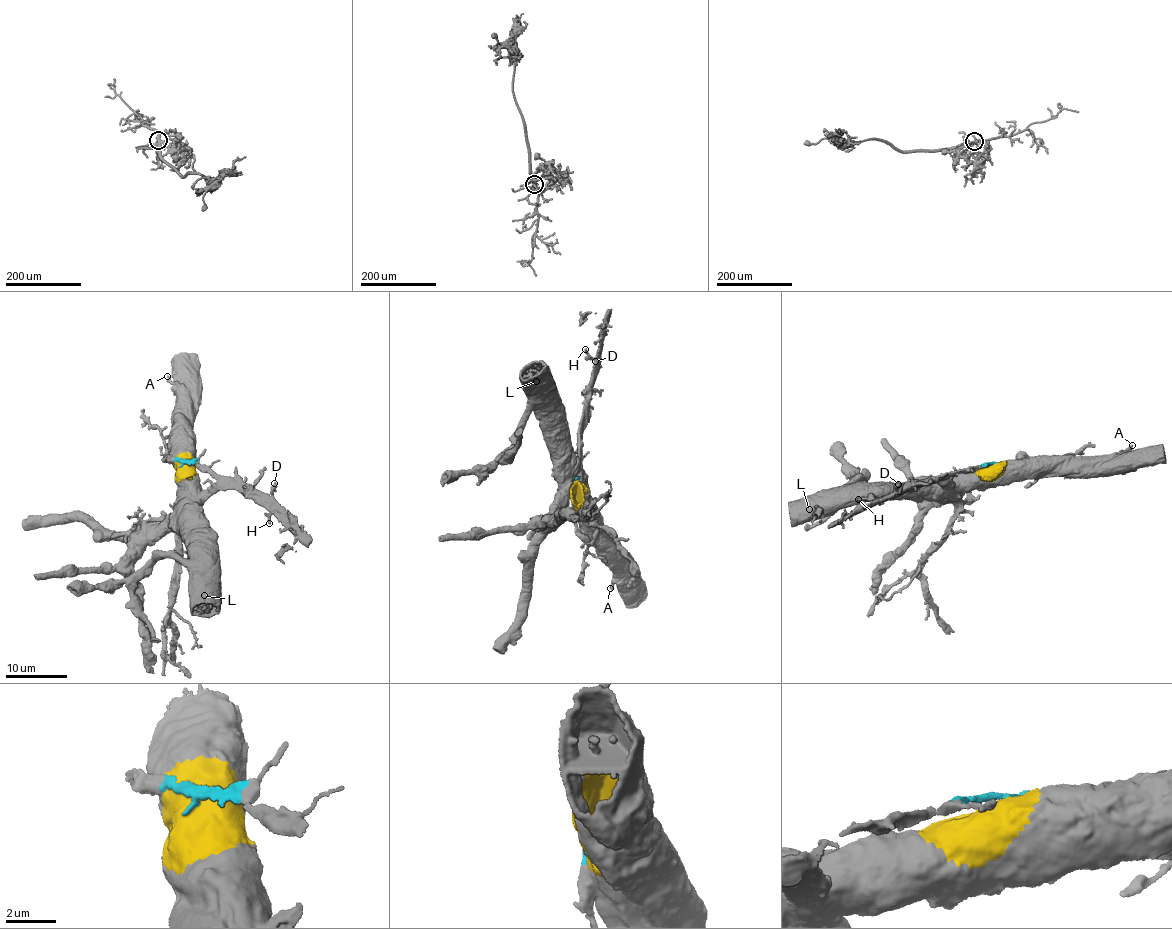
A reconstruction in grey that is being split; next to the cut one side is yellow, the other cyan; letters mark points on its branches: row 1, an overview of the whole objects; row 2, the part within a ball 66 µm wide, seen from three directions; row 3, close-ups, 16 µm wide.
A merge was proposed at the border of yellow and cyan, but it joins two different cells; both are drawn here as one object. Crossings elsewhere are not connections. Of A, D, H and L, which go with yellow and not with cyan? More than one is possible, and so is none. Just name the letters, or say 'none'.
A, L

